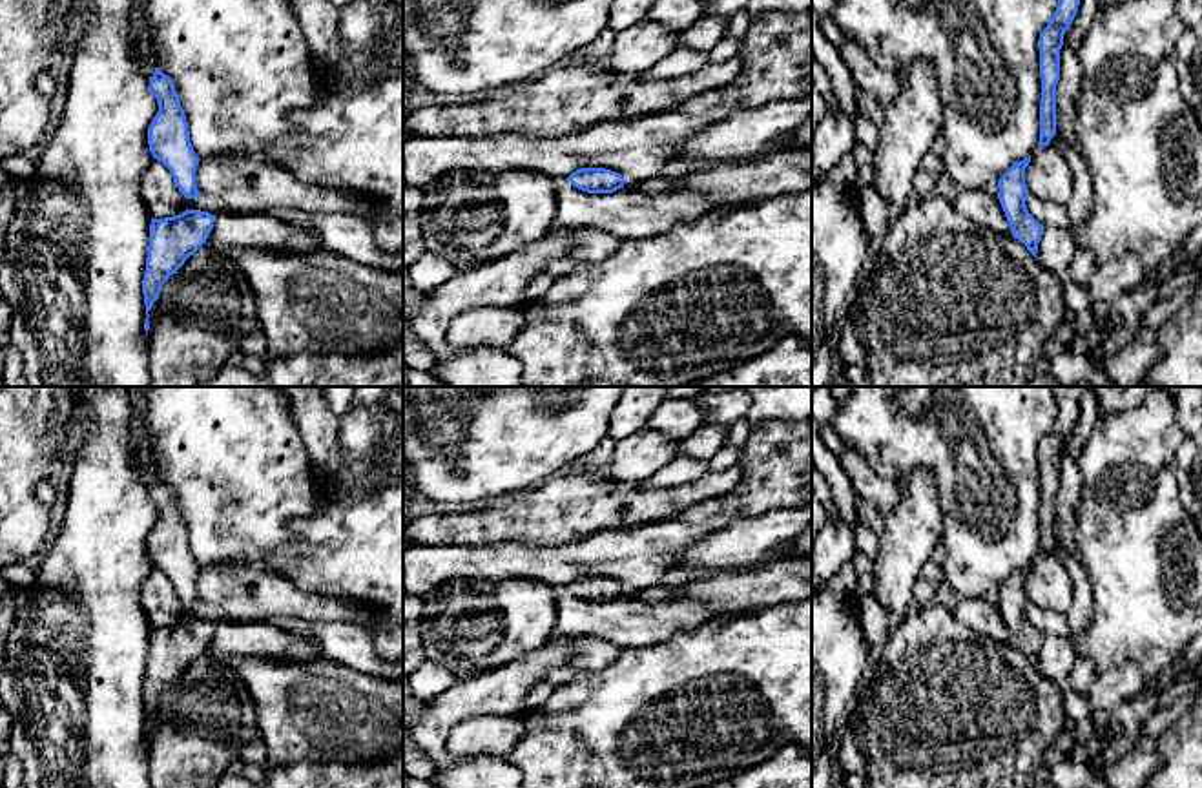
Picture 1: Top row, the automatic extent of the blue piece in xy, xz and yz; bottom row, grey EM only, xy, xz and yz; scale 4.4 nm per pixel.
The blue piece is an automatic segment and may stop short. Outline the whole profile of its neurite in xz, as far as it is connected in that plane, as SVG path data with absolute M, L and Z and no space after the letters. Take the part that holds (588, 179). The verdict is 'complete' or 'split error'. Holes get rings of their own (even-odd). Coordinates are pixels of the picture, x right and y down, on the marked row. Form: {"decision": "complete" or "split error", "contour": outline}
{"decision": "complete", "contour": "M582 168L573 171L567 181L587 193L613 193L624 188L626 179L606 168Z"}

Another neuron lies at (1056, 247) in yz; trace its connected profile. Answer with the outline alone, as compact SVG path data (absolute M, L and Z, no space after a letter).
M1043 226L1036 259L1051 274L1062 277L1067 272L1076 250L1078 246L1071 230L1062 226Z

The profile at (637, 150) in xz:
M666 111L620 124L595 124L558 139L500 135L410 137L403 142L403 182L427 188L452 170L534 170L569 177L582 168L606 168L627 181L660 173L679 144L715 119Z

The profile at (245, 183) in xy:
M248 153L202 157L195 184L202 195L221 199L230 212L301 210L368 217L374 206L365 195L306 184L283 166Z

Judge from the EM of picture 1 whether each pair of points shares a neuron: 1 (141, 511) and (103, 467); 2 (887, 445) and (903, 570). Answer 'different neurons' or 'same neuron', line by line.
1: same neuron
2: different neurons

